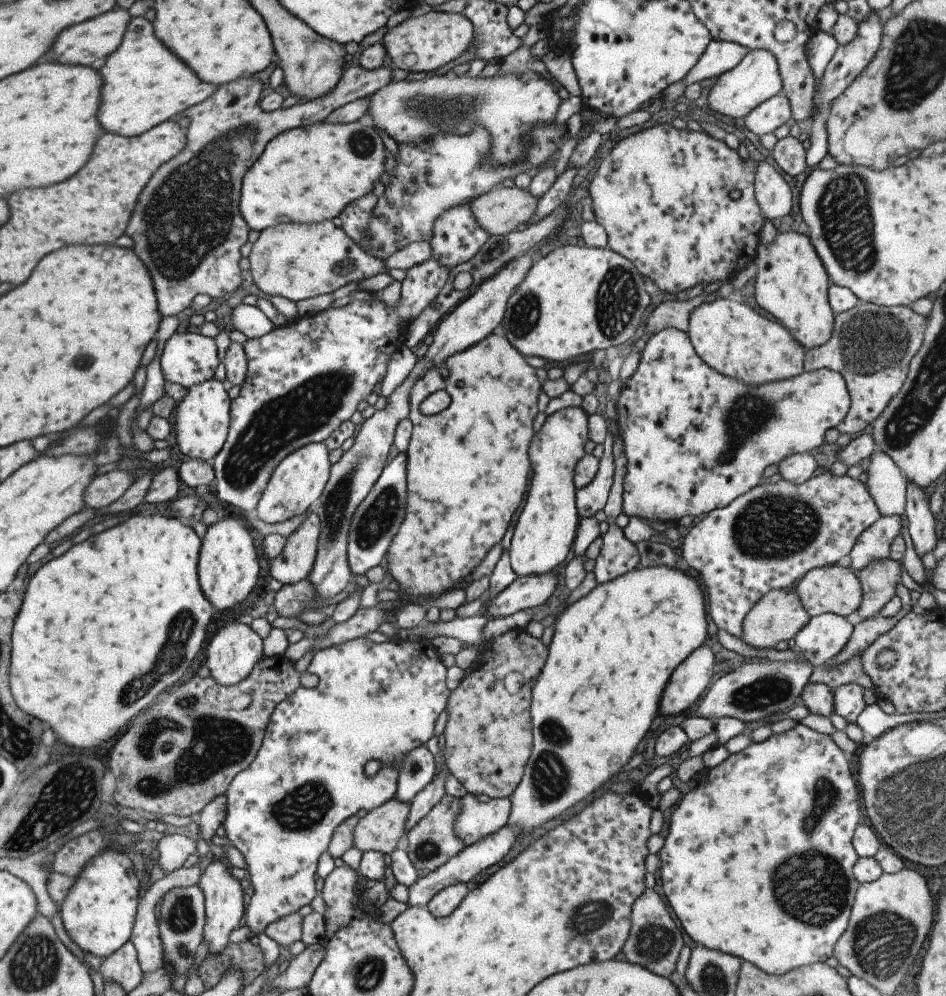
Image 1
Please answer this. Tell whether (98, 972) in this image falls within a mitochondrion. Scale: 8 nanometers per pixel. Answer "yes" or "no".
no

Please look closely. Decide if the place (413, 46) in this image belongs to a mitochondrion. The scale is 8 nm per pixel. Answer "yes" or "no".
no

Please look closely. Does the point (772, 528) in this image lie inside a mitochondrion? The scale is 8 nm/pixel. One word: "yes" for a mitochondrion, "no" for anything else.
yes

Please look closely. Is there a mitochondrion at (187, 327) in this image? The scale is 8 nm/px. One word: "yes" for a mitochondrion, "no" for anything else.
no

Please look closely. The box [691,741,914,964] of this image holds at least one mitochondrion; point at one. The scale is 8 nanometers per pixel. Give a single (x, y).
(811, 887)

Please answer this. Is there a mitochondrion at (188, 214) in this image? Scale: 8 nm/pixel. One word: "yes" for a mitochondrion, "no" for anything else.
yes

